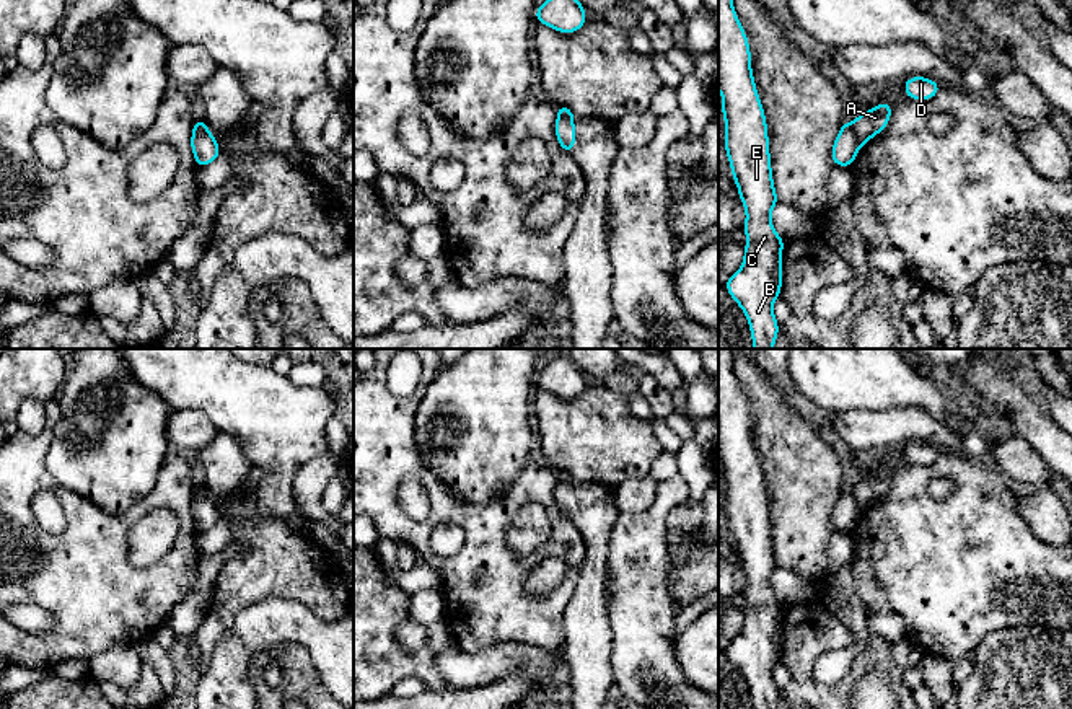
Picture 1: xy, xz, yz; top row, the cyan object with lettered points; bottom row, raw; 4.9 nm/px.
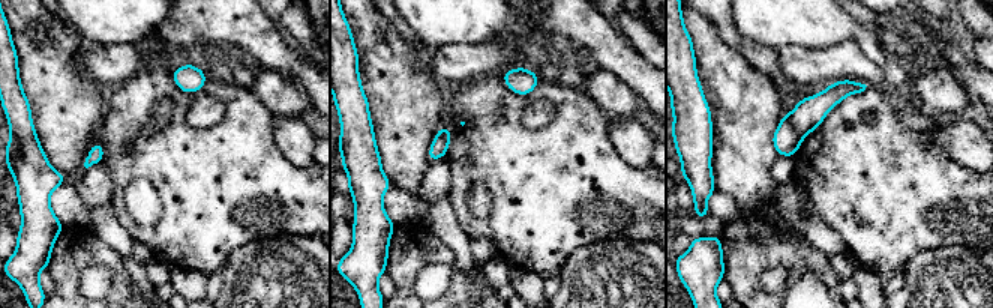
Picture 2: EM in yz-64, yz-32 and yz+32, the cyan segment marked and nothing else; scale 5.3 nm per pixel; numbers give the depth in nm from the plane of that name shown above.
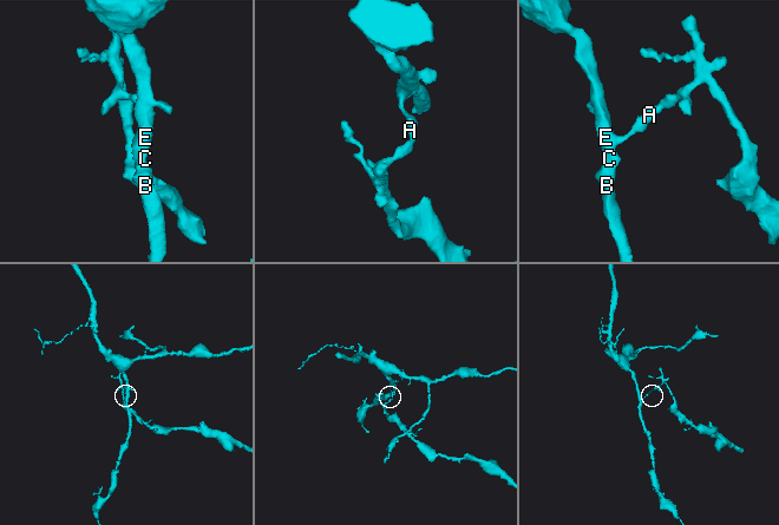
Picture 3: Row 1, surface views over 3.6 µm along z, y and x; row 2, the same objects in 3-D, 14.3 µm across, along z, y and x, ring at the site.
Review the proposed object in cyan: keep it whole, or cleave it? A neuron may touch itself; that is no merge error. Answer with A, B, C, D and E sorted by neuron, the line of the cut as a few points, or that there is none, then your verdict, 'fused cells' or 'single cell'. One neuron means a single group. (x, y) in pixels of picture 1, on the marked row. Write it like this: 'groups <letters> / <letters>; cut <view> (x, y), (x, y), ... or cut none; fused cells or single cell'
groups A D / B C E; cut yz (849, 124), (861, 144); fused cells

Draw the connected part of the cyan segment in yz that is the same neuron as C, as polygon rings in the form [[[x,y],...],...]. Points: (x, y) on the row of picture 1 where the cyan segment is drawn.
[[[718,0],[718,90],[722,91],[722,116],[725,119],[723,147],[746,212],[743,231],[748,238],[743,249],[743,266],[728,275],[725,288],[748,318],[753,349],[772,349],[780,326],[772,313],[772,305],[780,297],[785,240],[777,235],[771,222],[771,210],[779,204],[779,199],[772,181],[767,124],[754,85],[748,36],[732,0]]]

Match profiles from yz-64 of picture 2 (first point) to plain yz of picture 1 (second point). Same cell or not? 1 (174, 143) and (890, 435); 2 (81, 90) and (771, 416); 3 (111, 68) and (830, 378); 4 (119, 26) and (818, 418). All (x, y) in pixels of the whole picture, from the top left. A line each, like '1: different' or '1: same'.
1: different
2: same
3: different
4: different

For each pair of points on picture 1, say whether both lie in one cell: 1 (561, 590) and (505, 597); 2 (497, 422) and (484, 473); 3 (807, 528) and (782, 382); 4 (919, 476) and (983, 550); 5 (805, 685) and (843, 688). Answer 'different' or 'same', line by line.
1: same
2: same
3: different
4: same
5: same

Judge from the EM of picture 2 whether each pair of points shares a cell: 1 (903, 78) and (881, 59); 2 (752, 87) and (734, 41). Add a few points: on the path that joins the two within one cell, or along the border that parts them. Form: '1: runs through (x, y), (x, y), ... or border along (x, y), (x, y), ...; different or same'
1: runs through (897, 75), (887, 65); same
2: border along (716, 30), (731, 48), (767, 78); different

